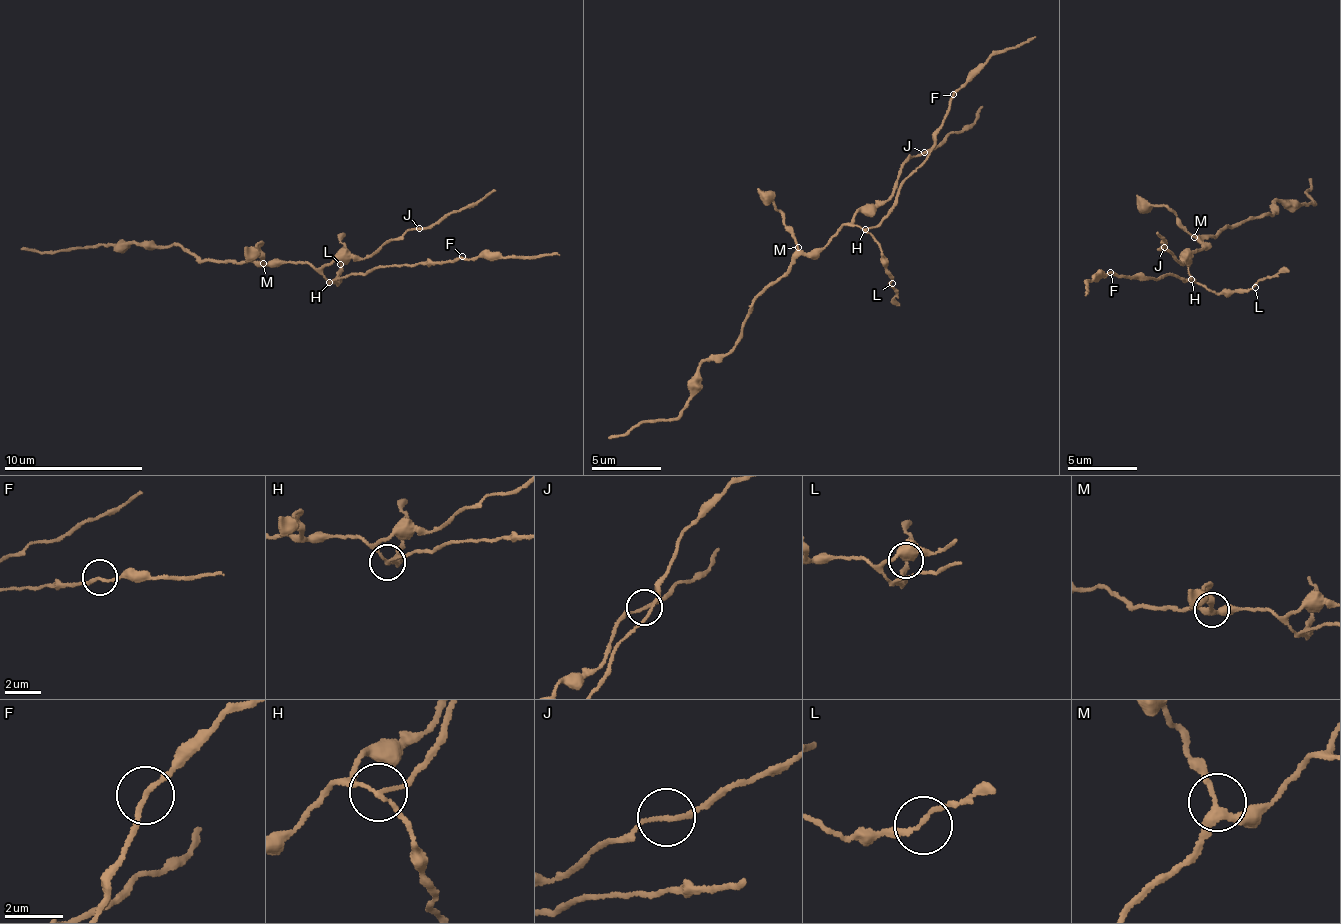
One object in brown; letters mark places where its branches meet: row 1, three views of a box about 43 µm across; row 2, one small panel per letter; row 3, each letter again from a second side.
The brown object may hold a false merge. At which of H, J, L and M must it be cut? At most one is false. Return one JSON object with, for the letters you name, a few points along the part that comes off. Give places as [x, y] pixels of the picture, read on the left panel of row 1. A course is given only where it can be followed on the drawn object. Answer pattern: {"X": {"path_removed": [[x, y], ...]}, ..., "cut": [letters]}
{"H": {"path_removed": [[329, 284], [354, 274], [427, 261], [430, 264], [470, 258], [522, 258], [558, 252]]}, "cut": ["H"]}

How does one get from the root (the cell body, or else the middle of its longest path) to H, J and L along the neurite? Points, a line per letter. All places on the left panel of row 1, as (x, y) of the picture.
H: (294, 264), (307, 264), (329, 284)
J: (294, 264), (311, 264), (315, 269), (331, 261), (359, 260), (401, 238), (408, 231), (419, 228)
L: (294, 264), (311, 264), (338, 286), (333, 280), (340, 264)

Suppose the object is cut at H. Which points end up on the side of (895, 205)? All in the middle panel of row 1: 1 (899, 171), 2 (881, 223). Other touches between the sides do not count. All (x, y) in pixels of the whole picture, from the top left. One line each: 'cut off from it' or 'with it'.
1: cut off from it
2: with it

